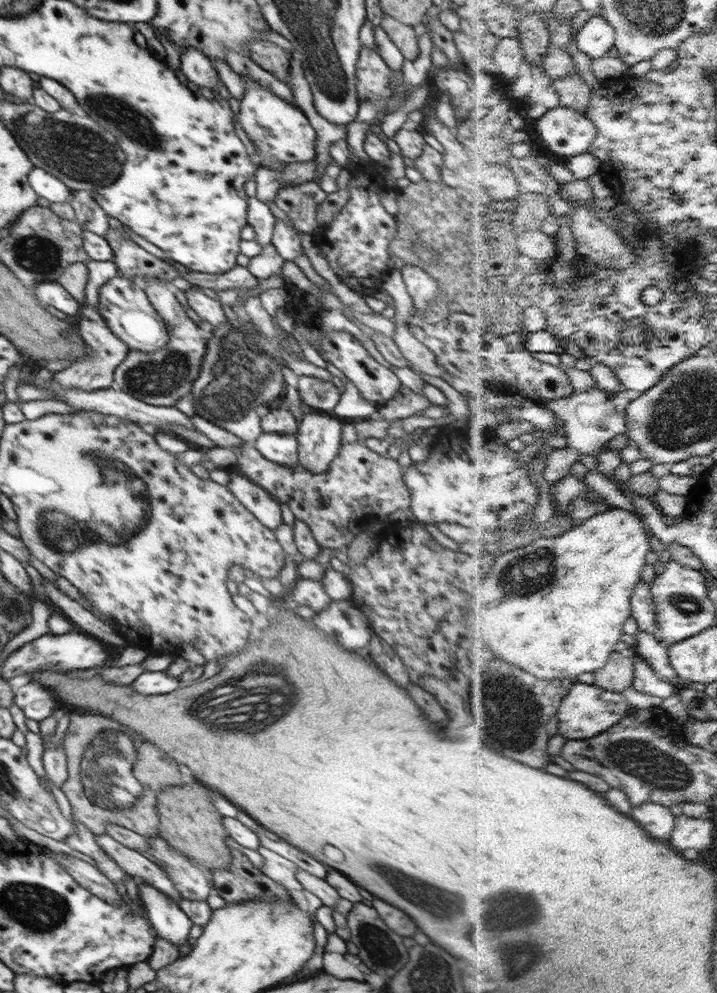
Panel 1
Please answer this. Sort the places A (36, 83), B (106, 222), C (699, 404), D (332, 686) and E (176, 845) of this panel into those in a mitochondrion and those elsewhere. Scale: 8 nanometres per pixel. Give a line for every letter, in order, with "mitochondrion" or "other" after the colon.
A: other
B: other
C: mitochondrion
D: other
E: other

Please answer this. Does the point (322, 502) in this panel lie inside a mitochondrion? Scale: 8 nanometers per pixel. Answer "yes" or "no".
no

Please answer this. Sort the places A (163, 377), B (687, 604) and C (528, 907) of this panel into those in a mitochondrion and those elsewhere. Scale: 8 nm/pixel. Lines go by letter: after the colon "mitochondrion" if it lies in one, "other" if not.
A: mitochondrion
B: mitochondrion
C: mitochondrion

